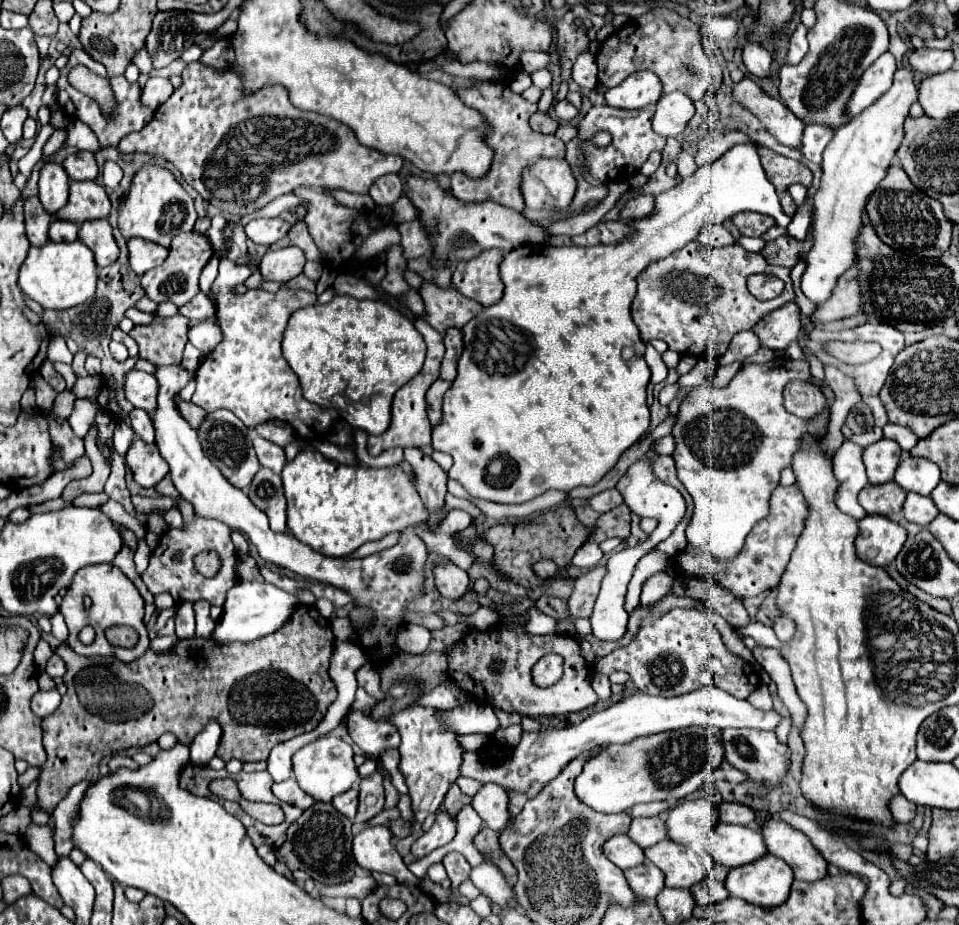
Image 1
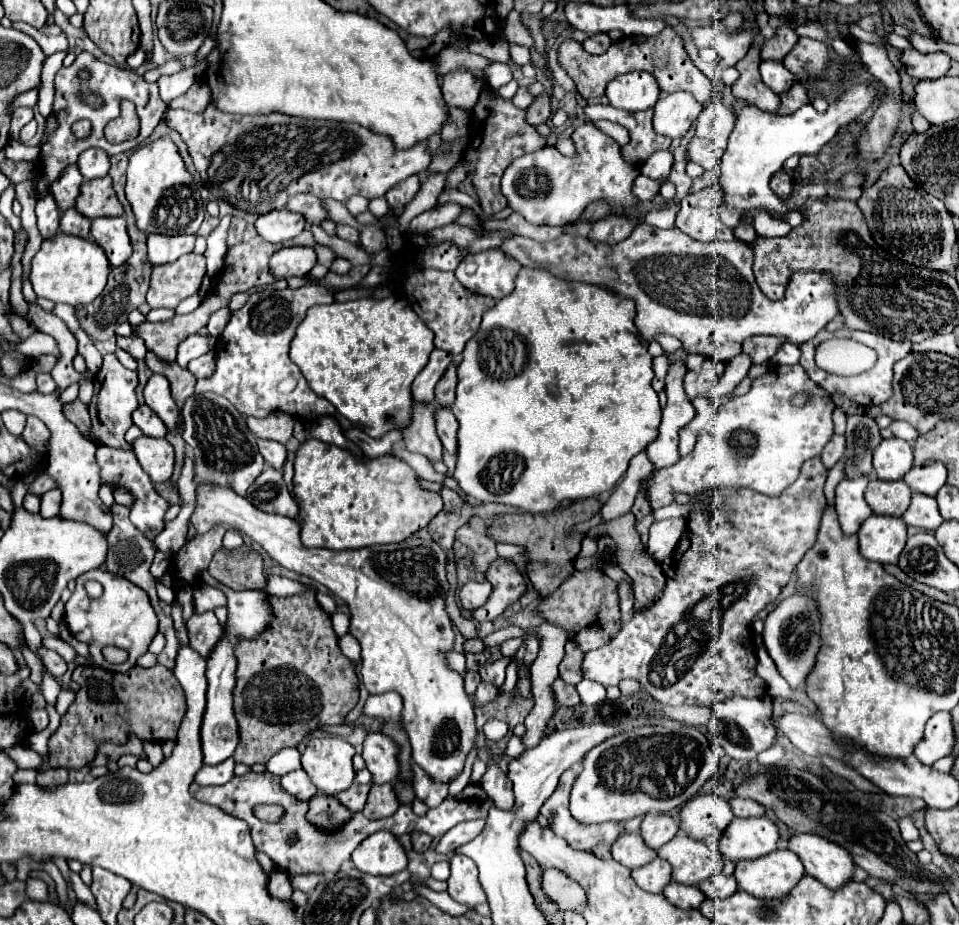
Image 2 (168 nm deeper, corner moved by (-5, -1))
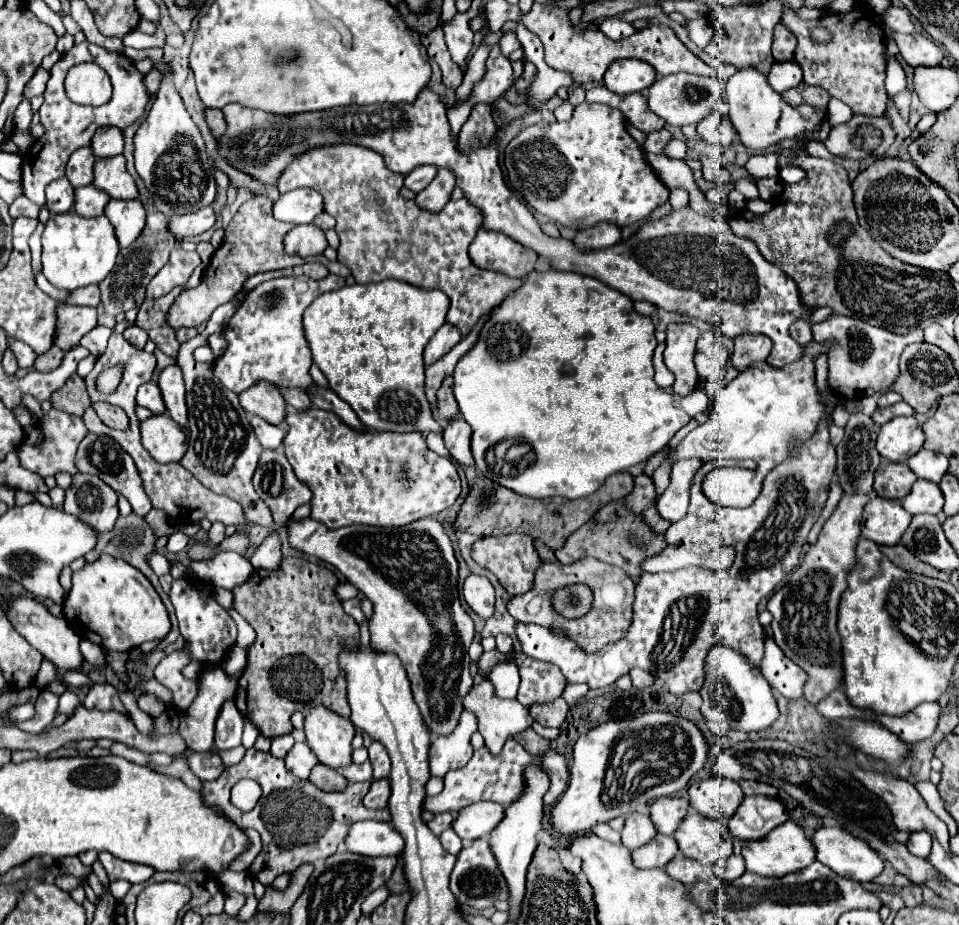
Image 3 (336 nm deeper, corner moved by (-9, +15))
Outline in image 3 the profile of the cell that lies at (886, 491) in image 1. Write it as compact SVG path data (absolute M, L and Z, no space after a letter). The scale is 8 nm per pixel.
M882 462L874 476L874 490L880 498L902 500L910 492L914 482L916 474L908 468L908 464Z

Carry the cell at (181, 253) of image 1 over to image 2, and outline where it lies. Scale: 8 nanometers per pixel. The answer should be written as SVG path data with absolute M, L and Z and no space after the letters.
M192 252L180 256L176 262L156 266L146 296L150 308L176 308L180 300L200 290L204 274L206 274L204 256Z

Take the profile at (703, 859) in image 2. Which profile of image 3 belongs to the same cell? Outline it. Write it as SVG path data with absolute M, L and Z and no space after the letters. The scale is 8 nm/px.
M688 814L674 832L680 852L700 864L714 864L732 854L728 826L700 814Z

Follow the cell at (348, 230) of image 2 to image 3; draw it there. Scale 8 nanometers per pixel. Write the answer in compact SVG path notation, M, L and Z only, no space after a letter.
M336 144L316 148L298 156L298 160L294 160L280 176L278 190L280 194L284 194L296 188L312 188L322 194L324 210L336 218L335 231L340 239L338 262L350 268L358 284L382 282L394 278L422 290L442 290L450 298L450 310L446 322L456 324L460 334L468 336L474 324L482 316L486 316L486 312L492 312L512 290L516 290L518 284L522 284L522 280L498 272L480 270L470 262L466 250L472 242L472 236L478 232L482 224L482 214L478 208L474 208L466 198L462 198L462 200L450 200L440 214L432 214L424 208L418 208L414 200L406 200L400 196L402 180L404 180L402 174L386 170L386 166L382 164L382 156L378 156L378 152L354 144Z

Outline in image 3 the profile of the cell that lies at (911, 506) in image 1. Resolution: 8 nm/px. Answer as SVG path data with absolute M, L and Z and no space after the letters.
M916 480L910 494L902 500L902 506L910 514L920 514L920 510L932 510L932 514L942 512L942 492L938 484L930 480Z

